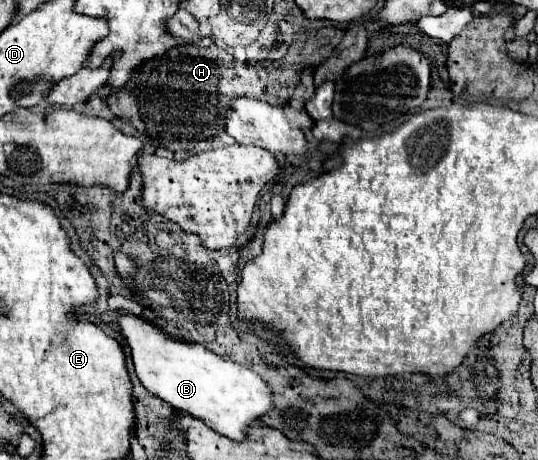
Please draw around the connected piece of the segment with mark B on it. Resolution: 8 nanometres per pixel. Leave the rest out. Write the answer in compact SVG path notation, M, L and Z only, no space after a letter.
M106 311L102 315L102 323L110 323L126 335L136 375L150 393L170 403L178 413L188 413L190 417L204 421L228 439L244 441L248 437L248 427L272 411L274 393L250 367L226 361L200 343L172 339L136 315Z

